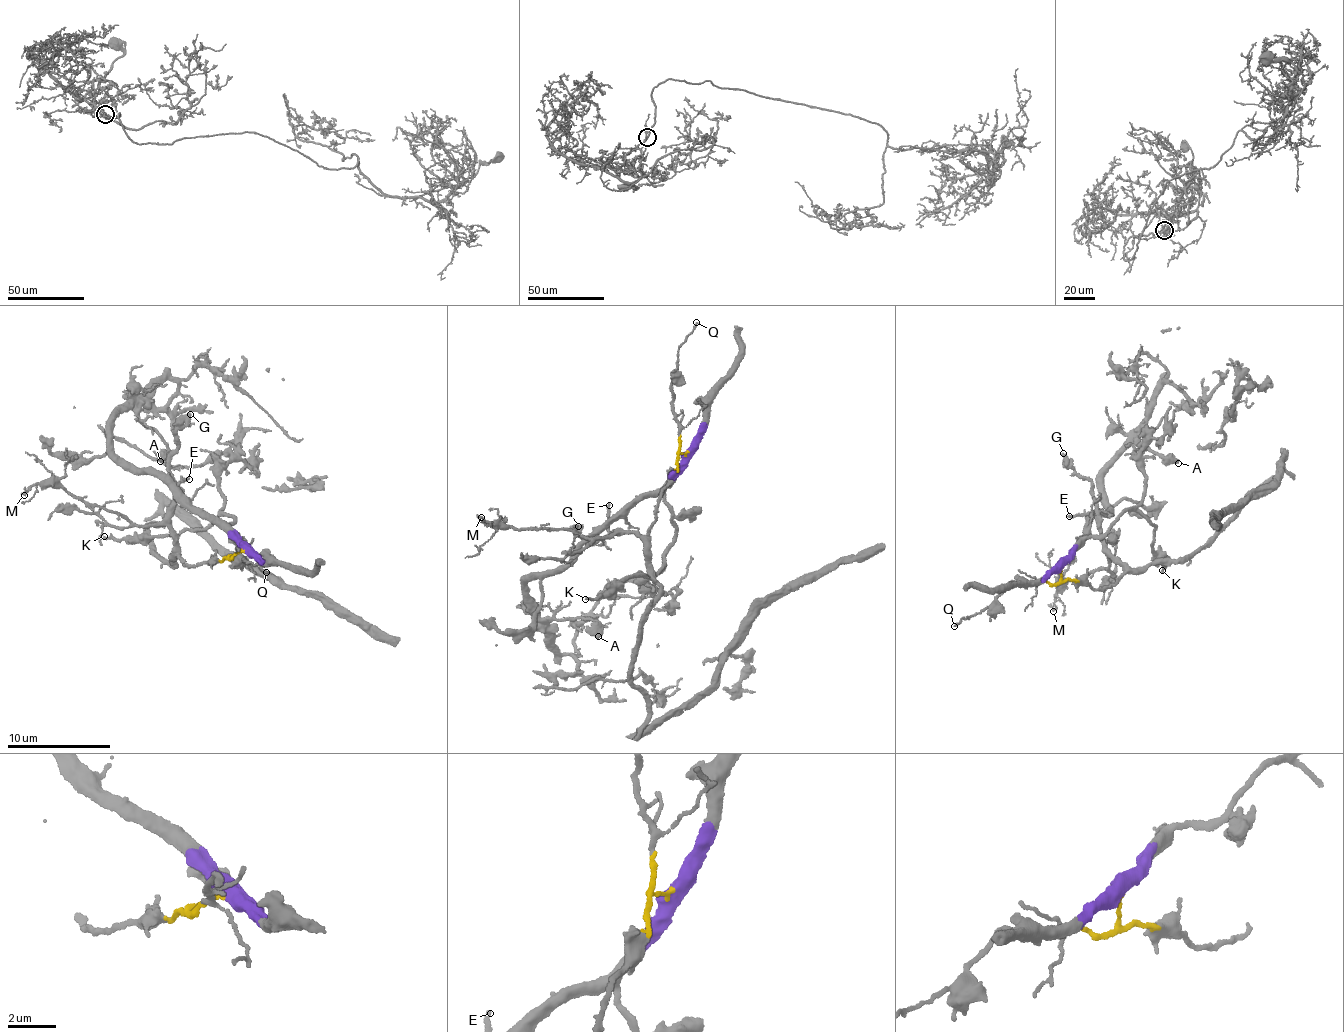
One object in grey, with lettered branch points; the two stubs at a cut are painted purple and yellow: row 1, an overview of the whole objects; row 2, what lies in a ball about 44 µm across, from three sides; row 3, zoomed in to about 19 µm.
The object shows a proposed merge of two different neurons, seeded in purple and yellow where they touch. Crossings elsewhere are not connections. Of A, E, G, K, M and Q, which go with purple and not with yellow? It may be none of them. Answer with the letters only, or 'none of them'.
A, K

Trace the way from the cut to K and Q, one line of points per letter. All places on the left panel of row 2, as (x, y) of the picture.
K: (244, 550), (239, 535), (226, 524), (226, 529), (234, 521), (220, 514), (203, 528), (176, 535), (103, 536)
Q: (244, 550), (230, 557), (232, 559), (240, 552), (237, 546), (242, 542), (238, 550), (248, 561), (267, 571)

